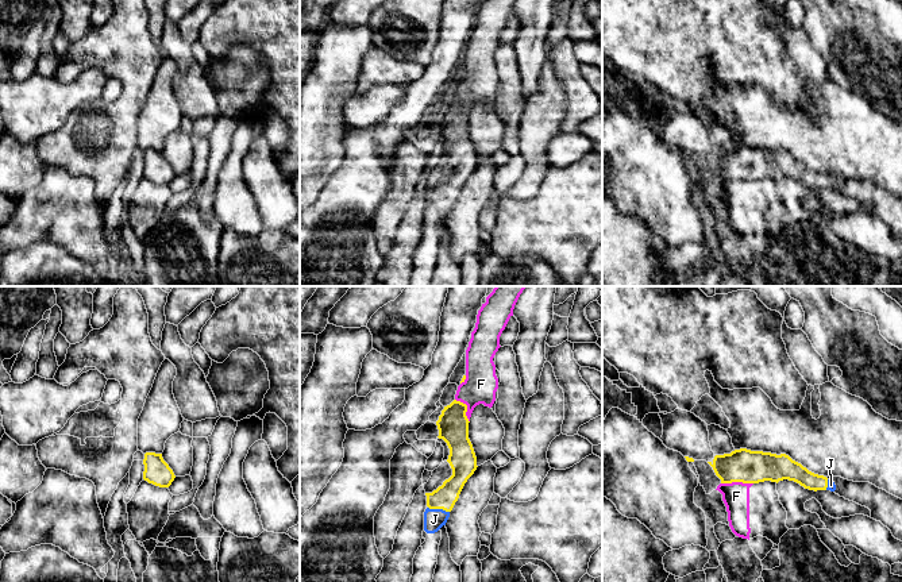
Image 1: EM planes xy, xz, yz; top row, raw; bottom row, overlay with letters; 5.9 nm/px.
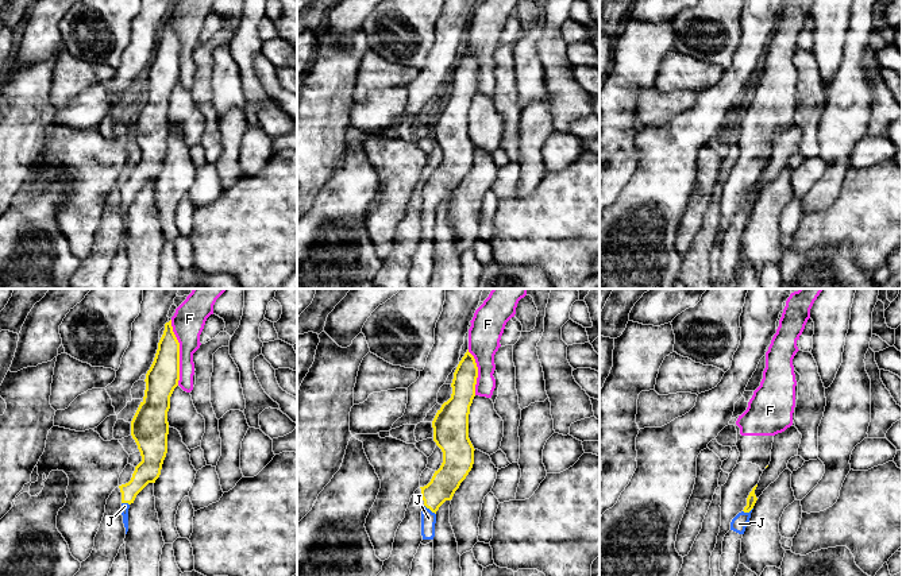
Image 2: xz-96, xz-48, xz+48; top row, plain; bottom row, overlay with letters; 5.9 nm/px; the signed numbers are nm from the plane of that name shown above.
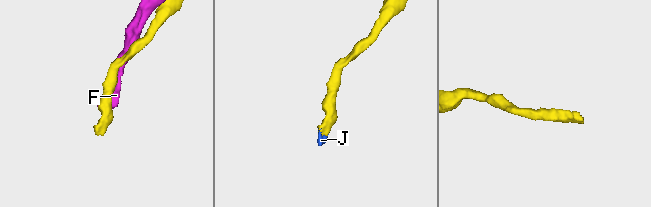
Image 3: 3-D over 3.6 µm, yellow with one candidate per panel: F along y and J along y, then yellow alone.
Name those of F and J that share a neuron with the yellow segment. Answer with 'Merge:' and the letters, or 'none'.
Merge: J

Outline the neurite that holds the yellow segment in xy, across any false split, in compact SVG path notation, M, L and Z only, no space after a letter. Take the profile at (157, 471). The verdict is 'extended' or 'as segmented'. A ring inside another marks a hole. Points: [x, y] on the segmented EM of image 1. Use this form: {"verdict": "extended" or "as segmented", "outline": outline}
{"verdict": "as segmented", "outline": "M146 452L143 479L159 487L169 487L176 475L169 465L163 460L162 454Z"}

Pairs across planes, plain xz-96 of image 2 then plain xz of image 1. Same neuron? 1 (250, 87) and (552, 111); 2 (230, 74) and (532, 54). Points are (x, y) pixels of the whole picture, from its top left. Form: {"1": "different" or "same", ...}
{"1": "different", "2": "same"}

